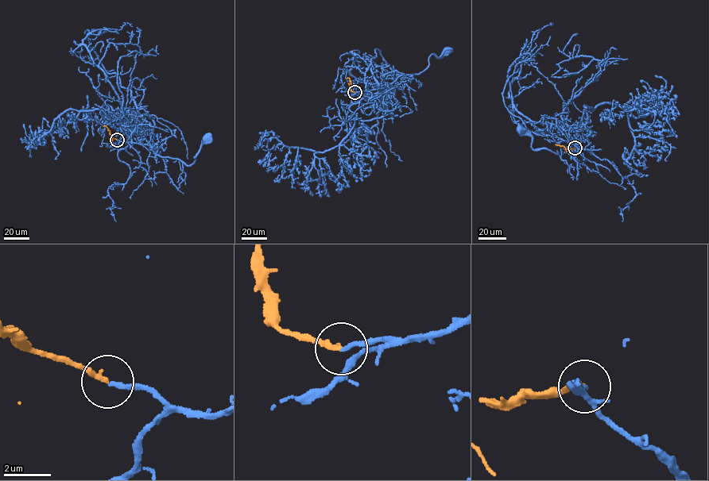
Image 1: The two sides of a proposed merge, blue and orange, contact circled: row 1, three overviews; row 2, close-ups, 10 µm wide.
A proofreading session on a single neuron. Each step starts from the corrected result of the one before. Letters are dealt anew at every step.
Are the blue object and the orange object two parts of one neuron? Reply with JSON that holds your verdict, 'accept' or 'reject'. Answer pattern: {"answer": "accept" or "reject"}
{"answer": "accept"}

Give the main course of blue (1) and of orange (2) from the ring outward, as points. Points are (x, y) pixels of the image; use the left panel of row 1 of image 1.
1: (117, 140), (147, 144), (158, 155), (177, 158), (190, 165), (202, 145), (208, 140), (207, 139)
2: (117, 140), (103, 126)

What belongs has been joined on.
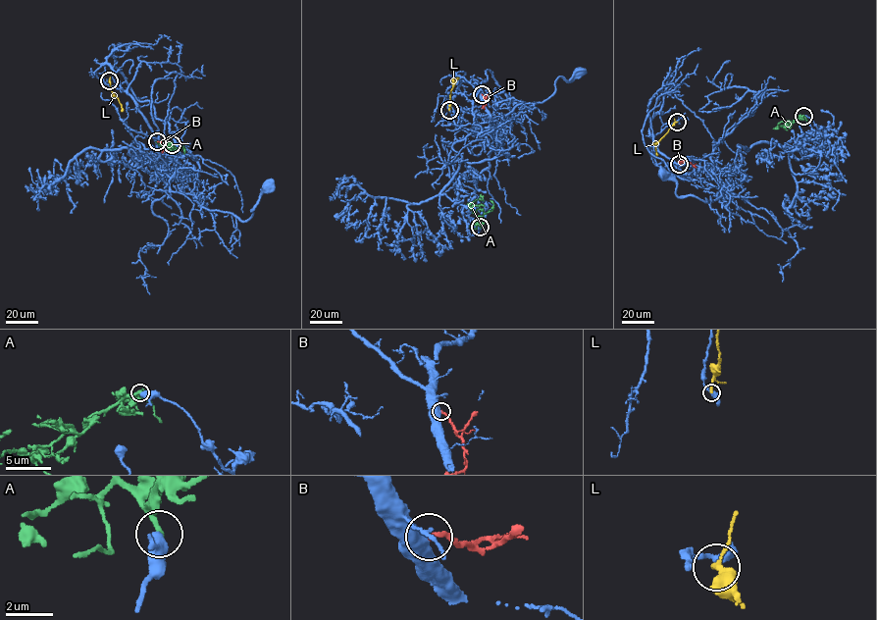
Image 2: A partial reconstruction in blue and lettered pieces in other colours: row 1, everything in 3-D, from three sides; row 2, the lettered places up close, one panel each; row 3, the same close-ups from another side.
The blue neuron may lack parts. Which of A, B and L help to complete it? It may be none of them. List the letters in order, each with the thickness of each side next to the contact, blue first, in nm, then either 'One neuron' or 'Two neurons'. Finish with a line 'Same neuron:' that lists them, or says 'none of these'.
A: Thickness 600 nm (blue) against 240 nm. Two neurons
B: Thickness 500 nm (blue) against 190 nm. Two neurons
L: Thickness 300 nm (blue) against 200 nm. Two neurons
Same neuron: none of these

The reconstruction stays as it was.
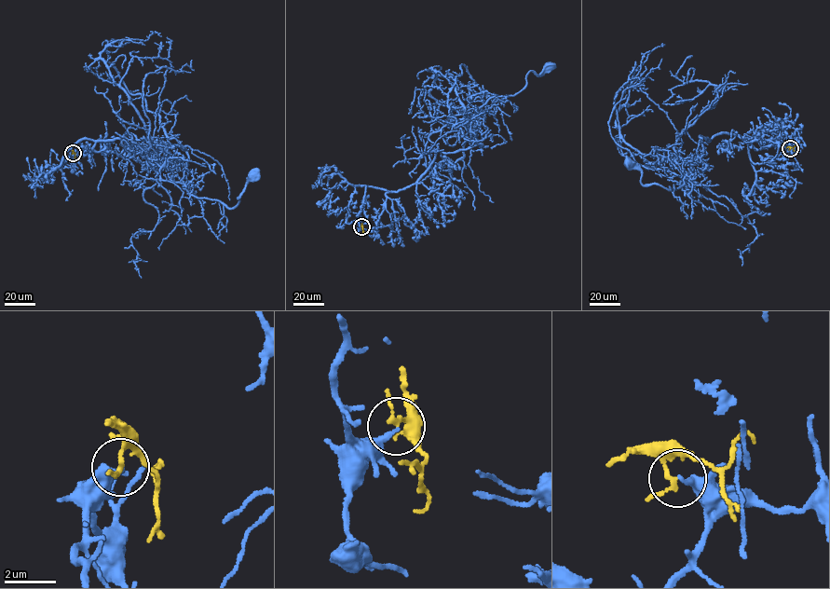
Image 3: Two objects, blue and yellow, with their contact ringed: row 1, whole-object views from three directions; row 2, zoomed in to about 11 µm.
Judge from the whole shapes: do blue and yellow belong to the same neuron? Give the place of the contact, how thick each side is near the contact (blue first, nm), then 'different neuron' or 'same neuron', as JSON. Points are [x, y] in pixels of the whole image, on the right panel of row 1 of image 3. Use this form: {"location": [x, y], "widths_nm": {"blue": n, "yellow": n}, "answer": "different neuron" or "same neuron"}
{"location": [790, 148], "widths_nm": {"blue": 240, "yellow": 160}, "answer": "different neuron"}

